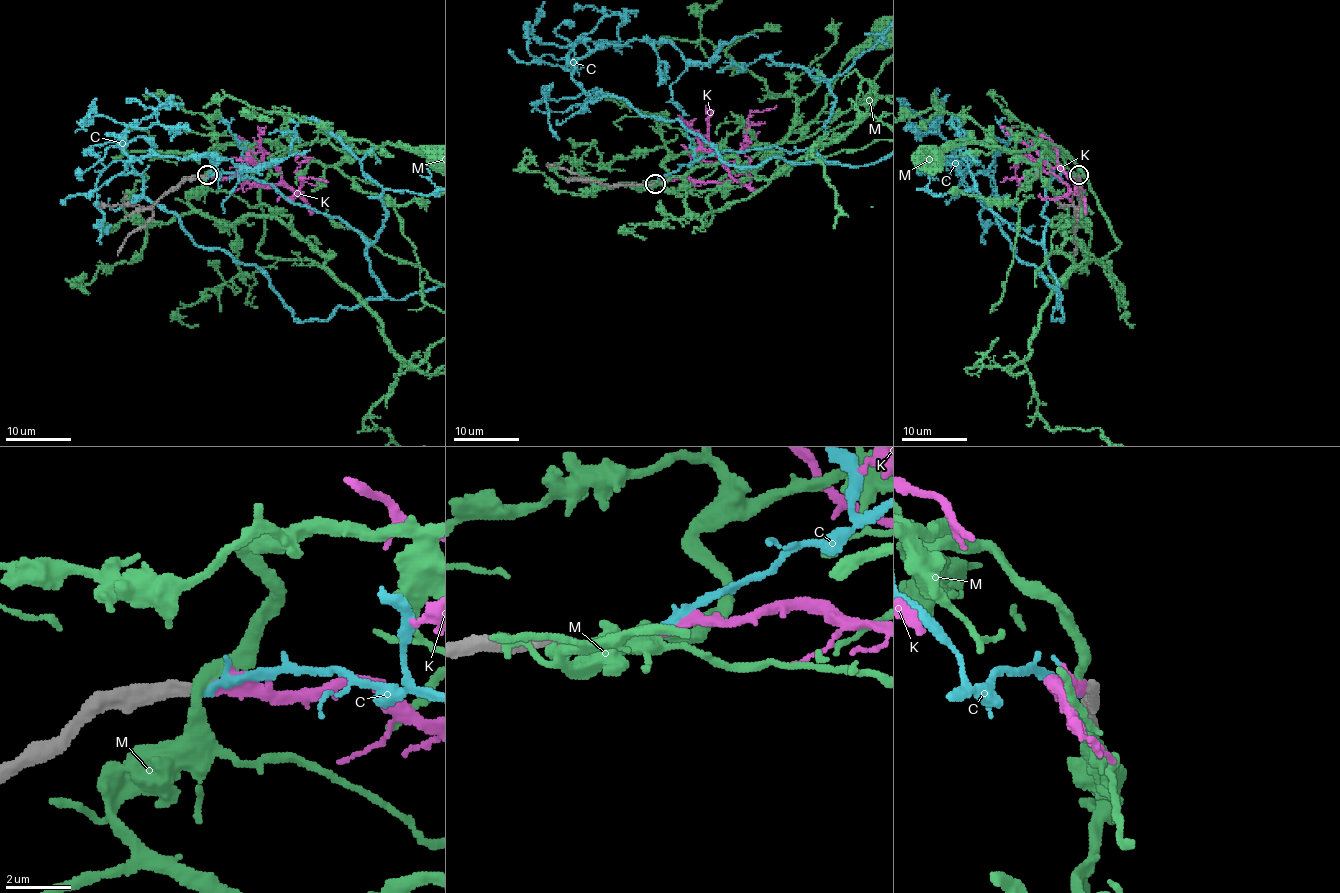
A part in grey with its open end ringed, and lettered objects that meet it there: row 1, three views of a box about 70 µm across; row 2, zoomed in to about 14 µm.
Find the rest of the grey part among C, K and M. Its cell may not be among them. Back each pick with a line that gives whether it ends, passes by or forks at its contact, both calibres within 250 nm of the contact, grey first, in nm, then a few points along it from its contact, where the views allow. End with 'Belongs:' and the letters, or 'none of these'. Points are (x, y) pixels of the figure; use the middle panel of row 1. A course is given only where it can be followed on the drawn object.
K: it ends | 280/320 nm
Belongs: K

